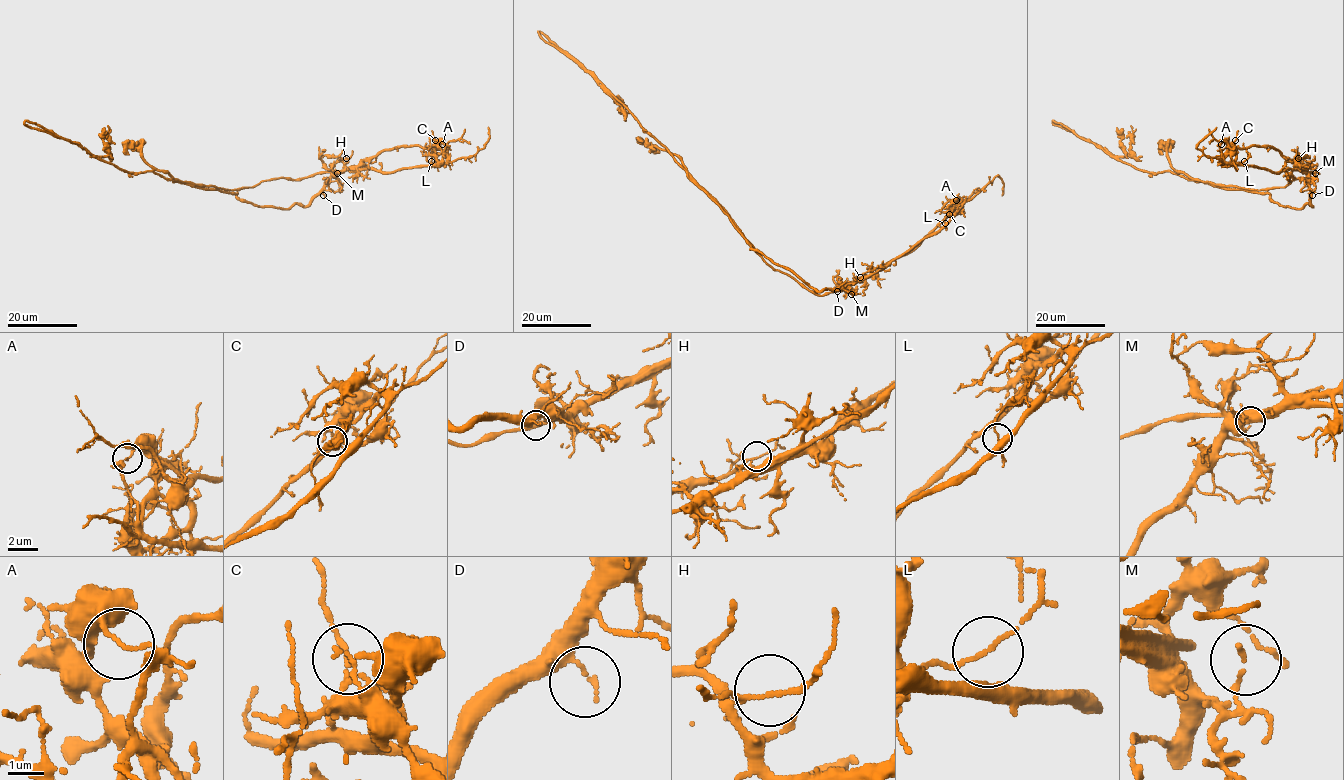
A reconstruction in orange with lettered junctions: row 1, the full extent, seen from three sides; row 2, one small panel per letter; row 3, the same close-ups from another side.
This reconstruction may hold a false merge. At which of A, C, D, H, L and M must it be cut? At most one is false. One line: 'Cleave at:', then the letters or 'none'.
Cleave at: A

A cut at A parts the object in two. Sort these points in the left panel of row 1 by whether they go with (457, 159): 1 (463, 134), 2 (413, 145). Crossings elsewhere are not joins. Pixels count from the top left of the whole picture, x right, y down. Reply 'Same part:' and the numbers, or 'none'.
Same part: none

